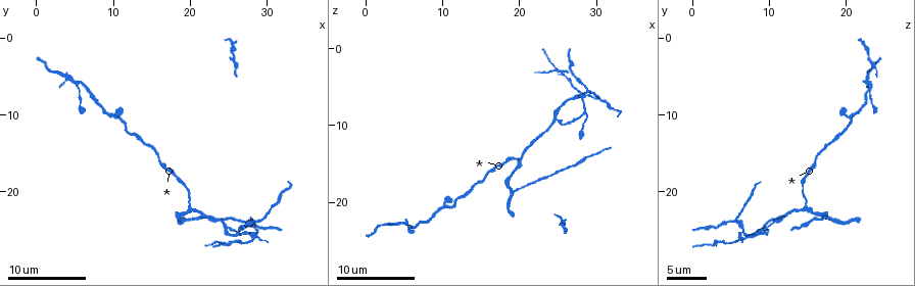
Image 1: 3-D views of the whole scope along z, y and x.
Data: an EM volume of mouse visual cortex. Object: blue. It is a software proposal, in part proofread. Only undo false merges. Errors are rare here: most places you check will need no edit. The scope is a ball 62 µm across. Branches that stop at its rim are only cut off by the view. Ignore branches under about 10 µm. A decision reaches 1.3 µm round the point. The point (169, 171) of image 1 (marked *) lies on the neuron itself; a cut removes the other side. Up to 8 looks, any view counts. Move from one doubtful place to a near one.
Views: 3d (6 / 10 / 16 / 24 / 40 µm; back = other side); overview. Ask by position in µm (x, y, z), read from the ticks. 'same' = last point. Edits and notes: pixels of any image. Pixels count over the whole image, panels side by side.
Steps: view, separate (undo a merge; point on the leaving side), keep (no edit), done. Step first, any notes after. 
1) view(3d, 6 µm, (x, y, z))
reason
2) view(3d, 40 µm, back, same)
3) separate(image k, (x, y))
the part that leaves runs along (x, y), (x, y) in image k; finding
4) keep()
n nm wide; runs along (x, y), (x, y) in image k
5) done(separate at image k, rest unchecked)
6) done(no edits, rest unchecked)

view(3d, 16 µm, (11.2, 10.8, 20.6))
thick turns thin

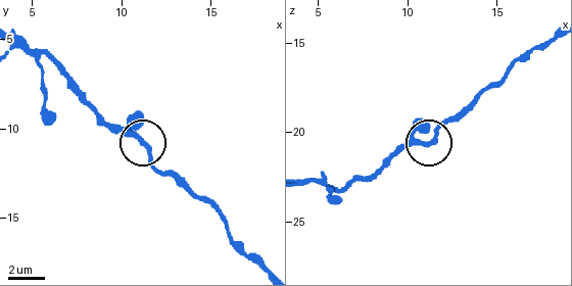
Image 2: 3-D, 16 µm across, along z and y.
keep()
runs along (249, 256), (205, 203), (155, 167), (137, 139), (106, 127) in image 2; one neuron here

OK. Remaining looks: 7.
view(3d, 10 µm, (25.2, 24.8, 9.6))
three arms meet

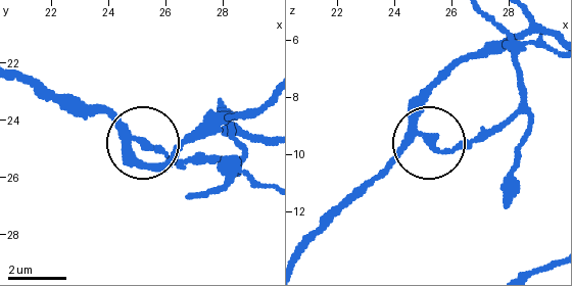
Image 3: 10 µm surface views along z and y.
view(3d, 10 µm, back, (25.1, 24.7, 9.3))

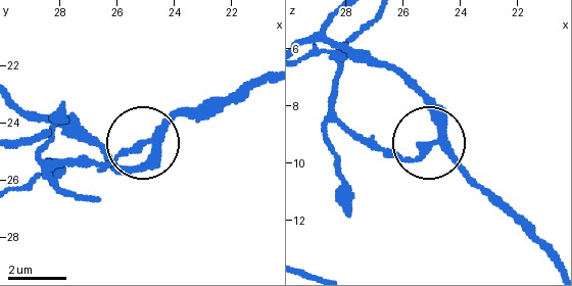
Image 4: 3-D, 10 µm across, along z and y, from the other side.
separate(image 4, (401, 156))
250 nm wide; the part that leaves runs along (437, 144), (374, 149), (332, 107), (340, 56), (374, 19) in image 4; a second neuron is stuck on

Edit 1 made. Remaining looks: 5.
view(3d, 6 µm, (20.0, 22.4, 14.6))
three arms meet

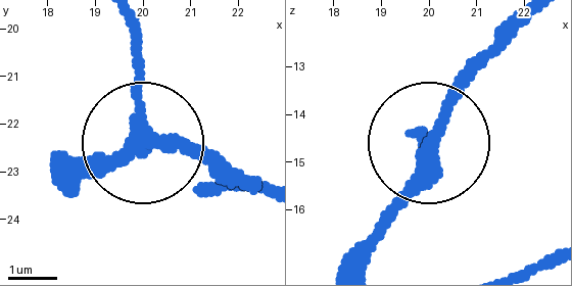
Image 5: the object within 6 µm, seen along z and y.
keep()
side arm 20 µm; 3 arms; continuous, no second neuron

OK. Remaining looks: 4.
view(3d, 16 µm, (29.0, 24.0, 6.0))
three-way junction

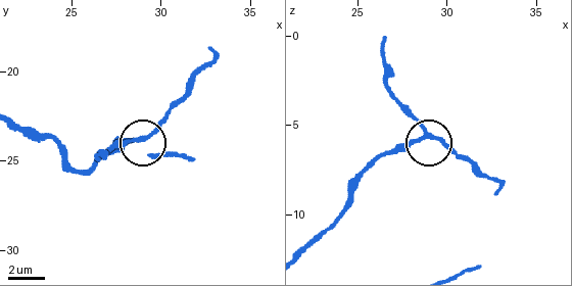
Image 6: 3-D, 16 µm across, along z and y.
keep()
runs along (20, 125), (84, 169), (142, 140), (179, 102) in image 6; one neuron here

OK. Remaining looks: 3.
done(separate at image 4, rest unchecked)

